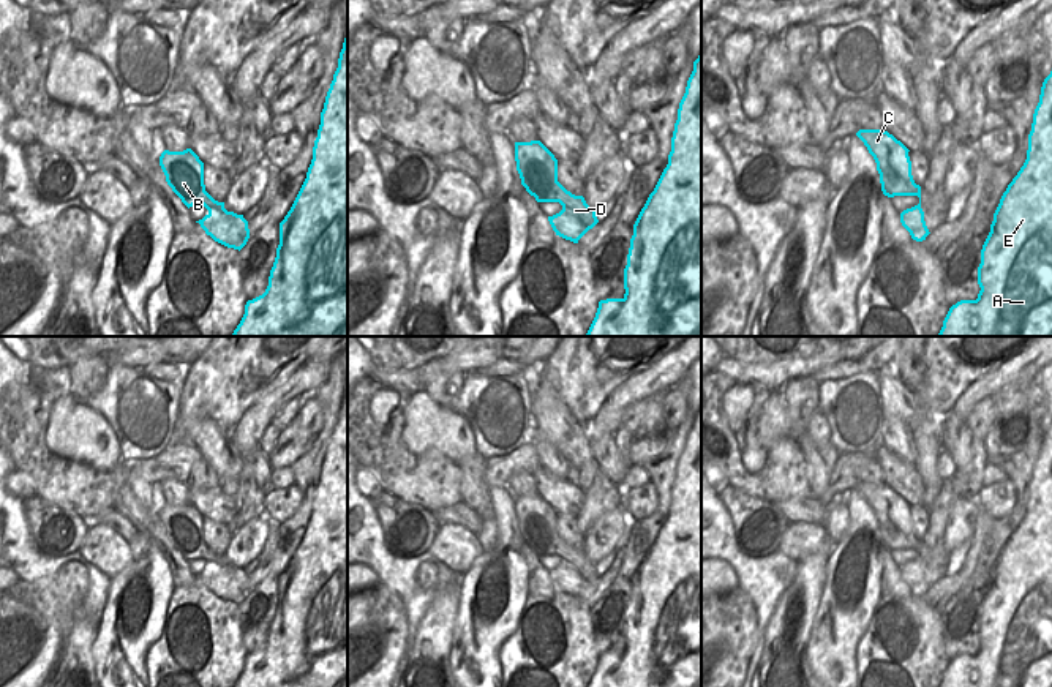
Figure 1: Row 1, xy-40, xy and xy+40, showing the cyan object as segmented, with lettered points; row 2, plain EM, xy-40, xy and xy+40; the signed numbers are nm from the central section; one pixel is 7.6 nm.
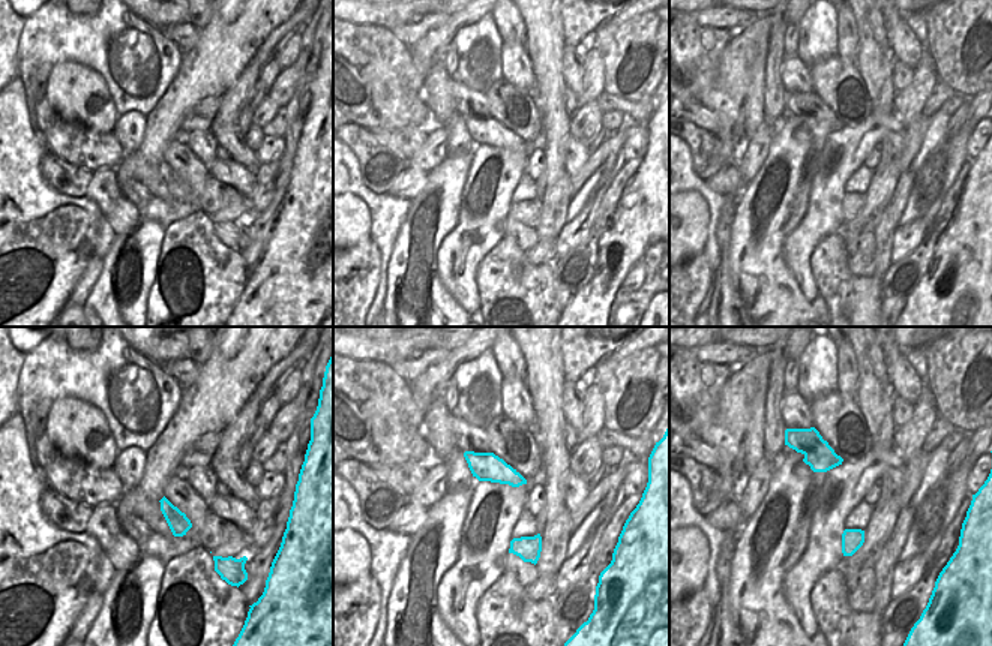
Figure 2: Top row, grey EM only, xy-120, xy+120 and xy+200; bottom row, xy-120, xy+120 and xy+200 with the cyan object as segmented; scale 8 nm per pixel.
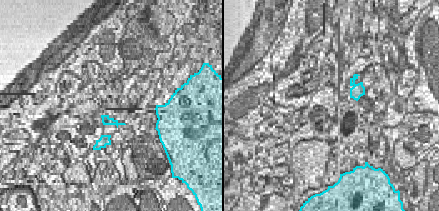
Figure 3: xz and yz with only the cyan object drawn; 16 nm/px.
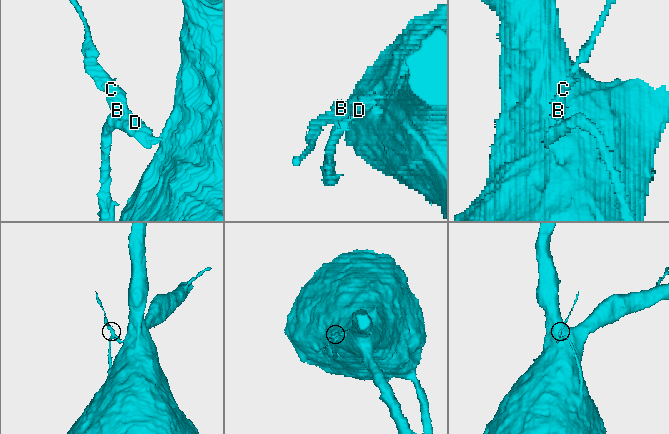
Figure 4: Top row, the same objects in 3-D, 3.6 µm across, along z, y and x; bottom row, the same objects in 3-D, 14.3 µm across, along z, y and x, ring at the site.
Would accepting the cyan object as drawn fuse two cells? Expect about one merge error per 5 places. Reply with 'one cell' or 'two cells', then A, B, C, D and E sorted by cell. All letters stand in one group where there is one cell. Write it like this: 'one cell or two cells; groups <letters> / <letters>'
one cell; groups A B C D E

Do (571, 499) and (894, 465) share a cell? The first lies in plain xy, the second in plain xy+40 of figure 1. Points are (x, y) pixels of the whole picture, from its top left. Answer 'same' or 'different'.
same

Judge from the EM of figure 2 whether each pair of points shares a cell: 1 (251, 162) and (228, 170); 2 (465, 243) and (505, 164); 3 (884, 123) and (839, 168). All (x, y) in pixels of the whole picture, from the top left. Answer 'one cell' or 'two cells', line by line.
1: two cells
2: one cell
3: one cell

